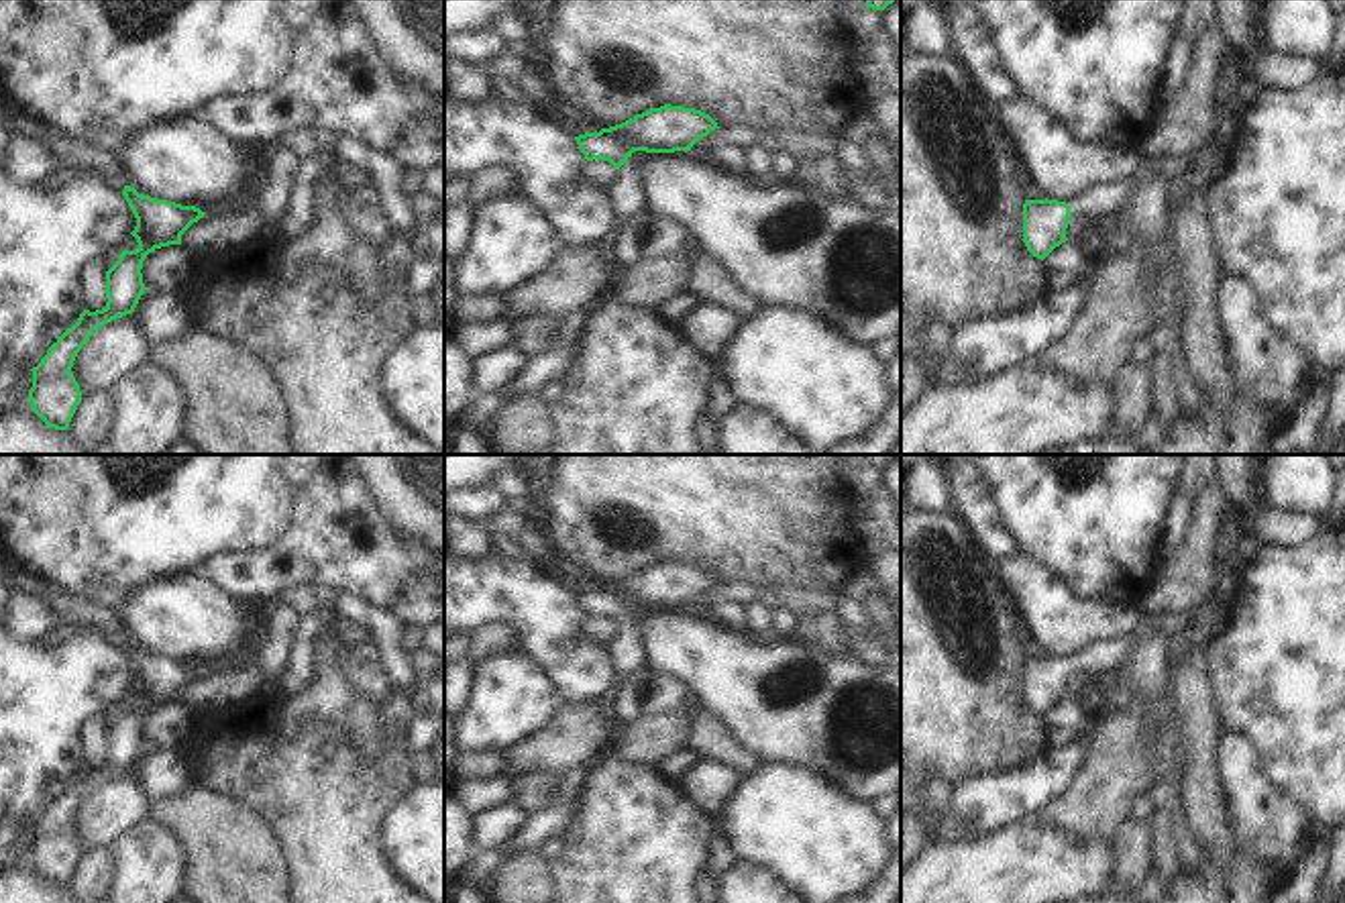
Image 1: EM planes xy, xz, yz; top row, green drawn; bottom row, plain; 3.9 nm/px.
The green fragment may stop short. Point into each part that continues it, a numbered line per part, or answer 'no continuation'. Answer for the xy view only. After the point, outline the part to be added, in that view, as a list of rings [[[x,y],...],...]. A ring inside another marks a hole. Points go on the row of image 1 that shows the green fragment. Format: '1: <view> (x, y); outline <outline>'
no continuation

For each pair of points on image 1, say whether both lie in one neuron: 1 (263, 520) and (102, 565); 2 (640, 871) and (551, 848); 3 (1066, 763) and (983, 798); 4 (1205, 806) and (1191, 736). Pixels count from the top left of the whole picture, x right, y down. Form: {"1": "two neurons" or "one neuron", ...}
{"1": "one neuron", "2": "two neurons", "3": "one neuron", "4": "one neuron"}

